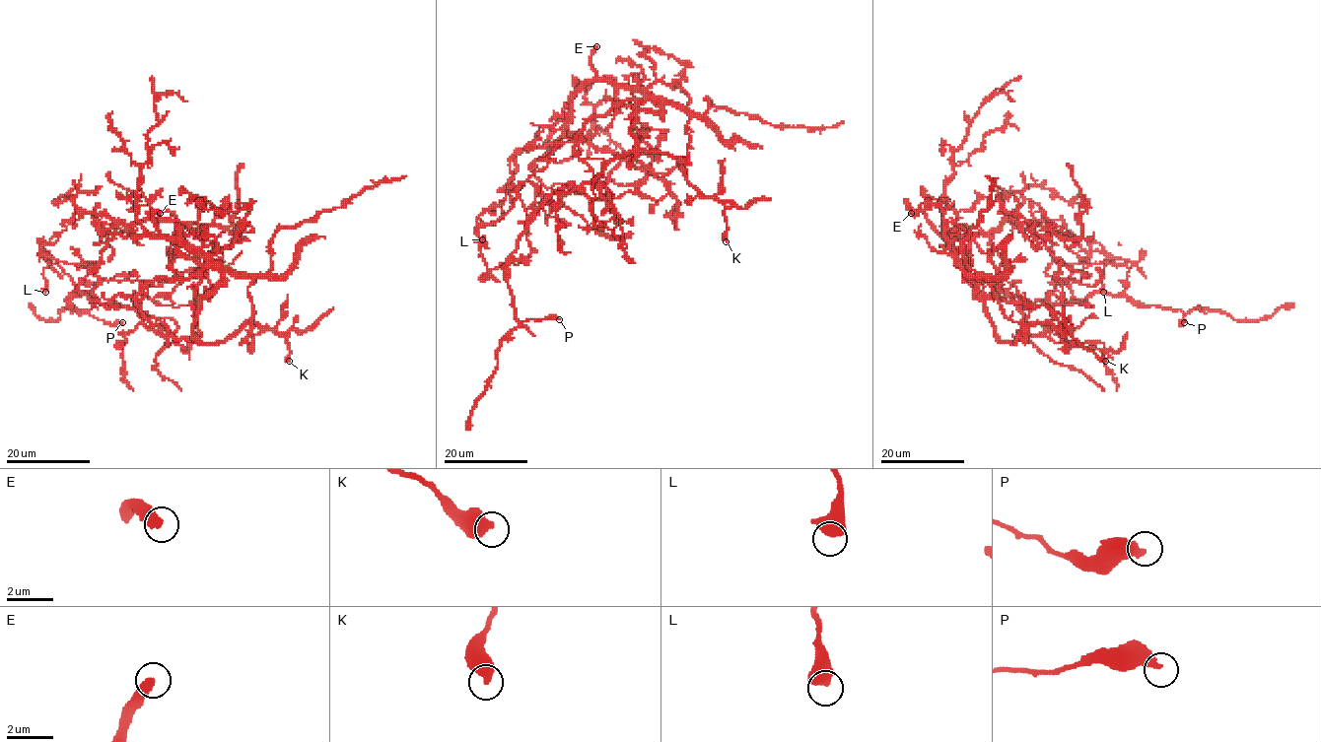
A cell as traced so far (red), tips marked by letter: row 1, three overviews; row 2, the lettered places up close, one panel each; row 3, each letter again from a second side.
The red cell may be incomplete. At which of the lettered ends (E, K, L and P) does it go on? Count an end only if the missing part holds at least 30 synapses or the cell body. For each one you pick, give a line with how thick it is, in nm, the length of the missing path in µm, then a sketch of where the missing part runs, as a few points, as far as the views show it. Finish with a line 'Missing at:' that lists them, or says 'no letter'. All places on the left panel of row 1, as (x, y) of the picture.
E: 460 nm thick; about 50 µm are missing; missing branch runs (160, 213), (150, 194), (151, 177), (187, 114), (187, 100), (196, 90), (191, 88)
Missing at: E

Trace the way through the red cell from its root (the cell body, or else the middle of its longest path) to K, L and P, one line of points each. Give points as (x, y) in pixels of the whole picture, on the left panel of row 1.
K: (156, 279), (141, 288), (138, 307), (160, 319), (169, 335), (213, 343), (257, 322), (289, 335), (289, 361)
L: (156, 279), (137, 303), (157, 331), (131, 308), (75, 296), (73, 281), (42, 256), (45, 292)
P: (156, 279), (137, 303), (157, 331), (131, 308), (87, 292), (70, 299), (80, 314), (122, 322)

